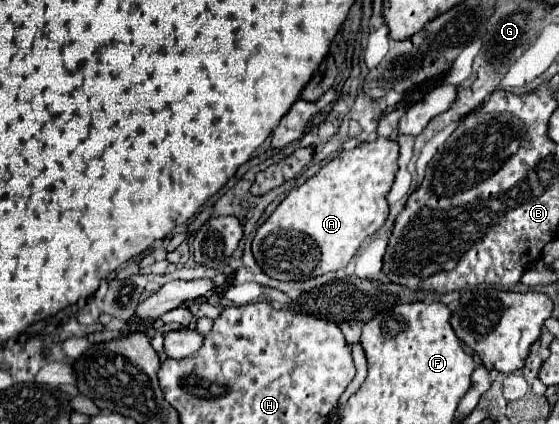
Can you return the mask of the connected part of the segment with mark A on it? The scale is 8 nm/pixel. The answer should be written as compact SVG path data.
M378 137L372 143L362 143L352 151L340 151L314 177L292 189L286 199L260 225L252 239L252 253L260 269L278 281L304 281L330 271L340 271L354 257L358 247L372 237L388 217L386 193L390 191L398 171L398 143Z

